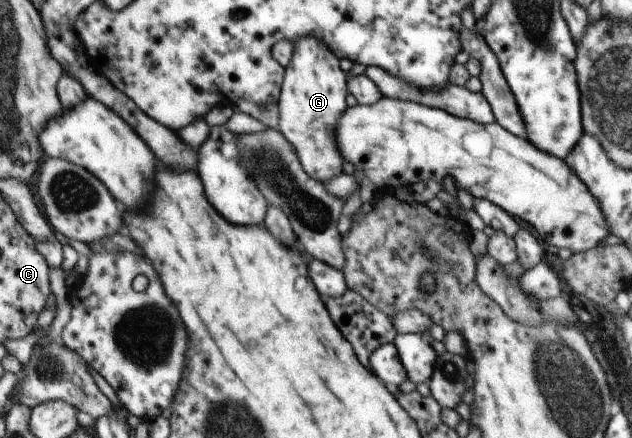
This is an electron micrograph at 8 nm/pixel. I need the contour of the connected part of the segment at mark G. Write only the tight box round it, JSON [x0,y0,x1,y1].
[277,37,348,183]

